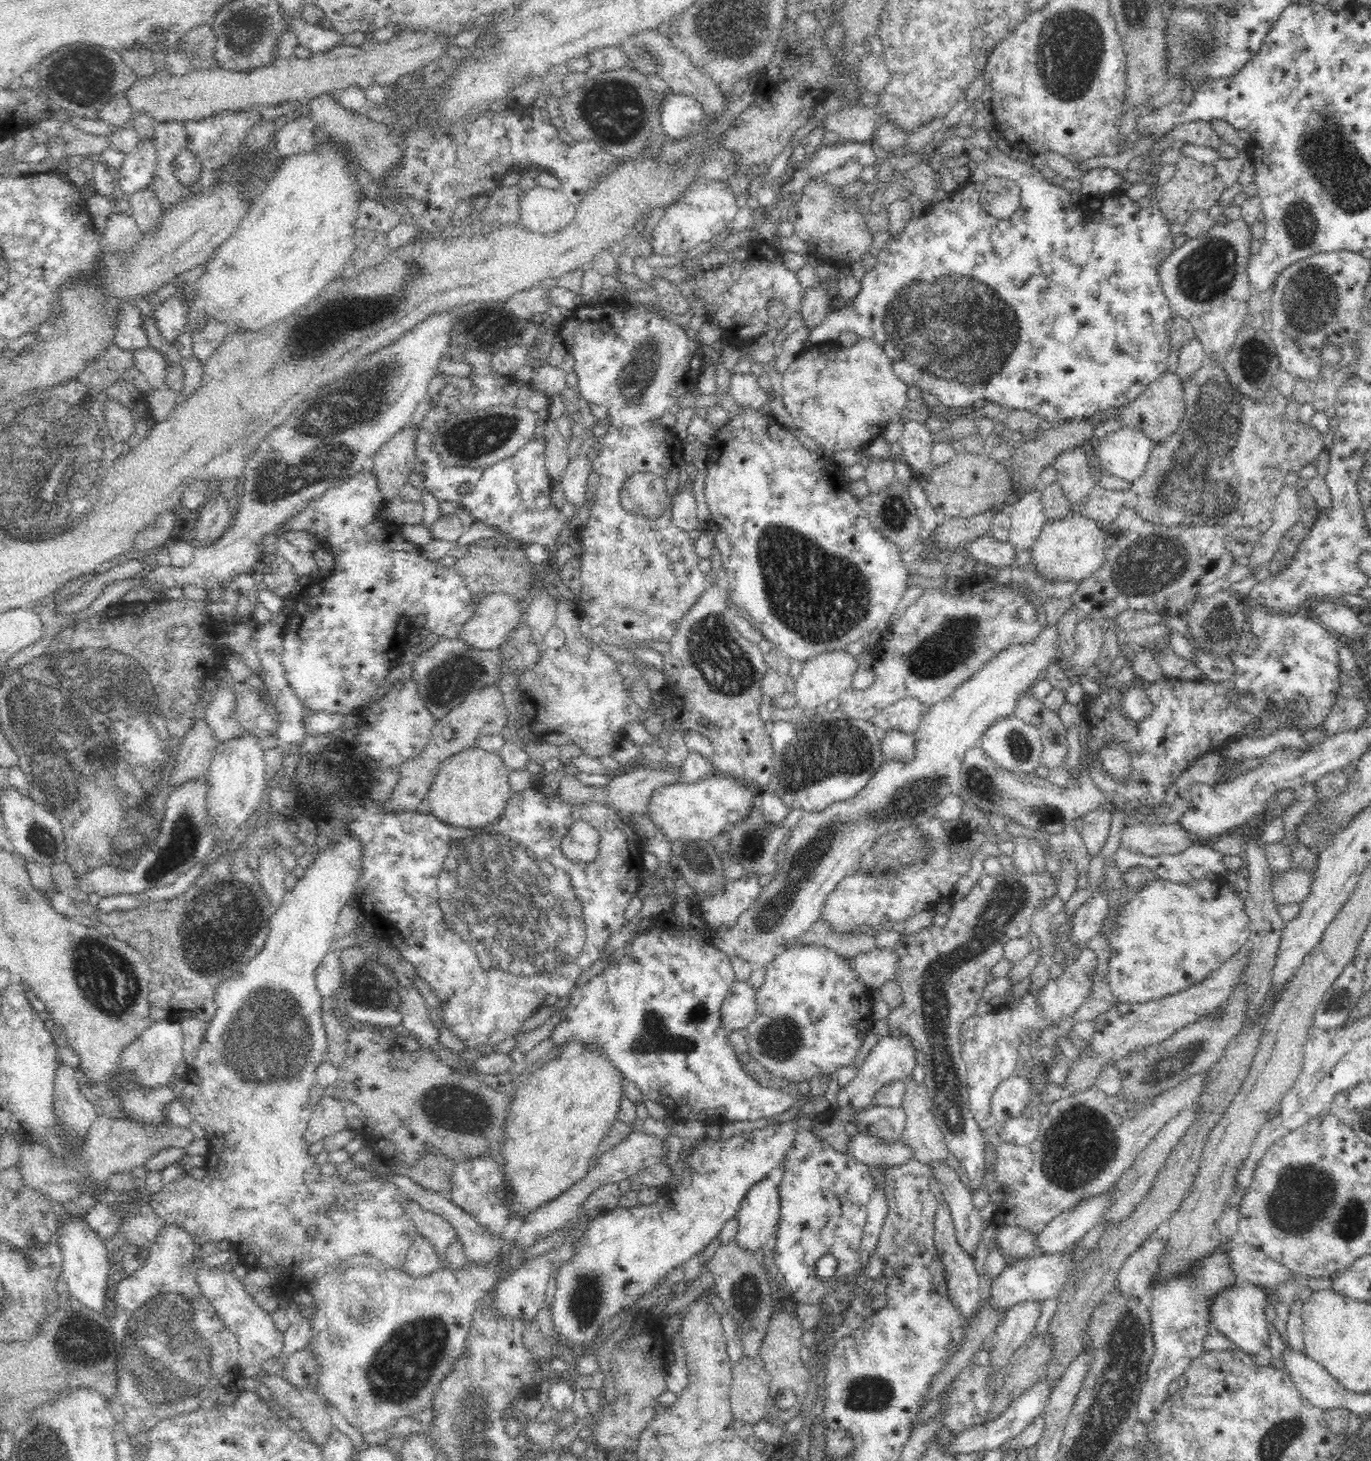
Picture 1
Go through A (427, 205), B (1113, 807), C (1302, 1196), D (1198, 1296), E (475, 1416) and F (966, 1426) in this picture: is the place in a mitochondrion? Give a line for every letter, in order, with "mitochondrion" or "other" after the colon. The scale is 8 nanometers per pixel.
A: other
B: other
C: mitochondrion
D: mitochondrion
E: mitochondrion
F: other

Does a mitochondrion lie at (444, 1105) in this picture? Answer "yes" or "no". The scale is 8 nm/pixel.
yes

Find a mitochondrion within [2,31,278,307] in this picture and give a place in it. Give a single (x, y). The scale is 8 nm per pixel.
(65, 75)

